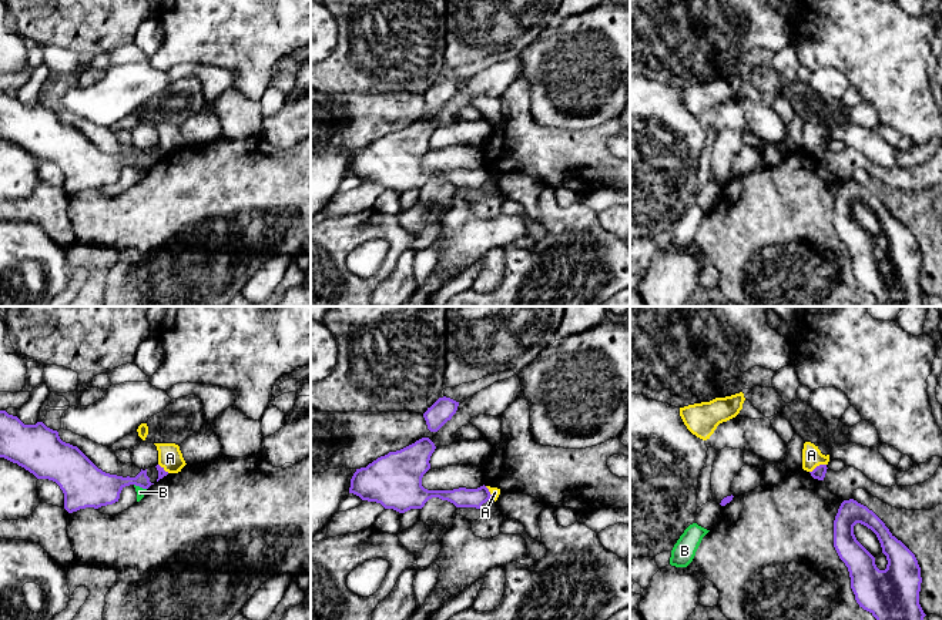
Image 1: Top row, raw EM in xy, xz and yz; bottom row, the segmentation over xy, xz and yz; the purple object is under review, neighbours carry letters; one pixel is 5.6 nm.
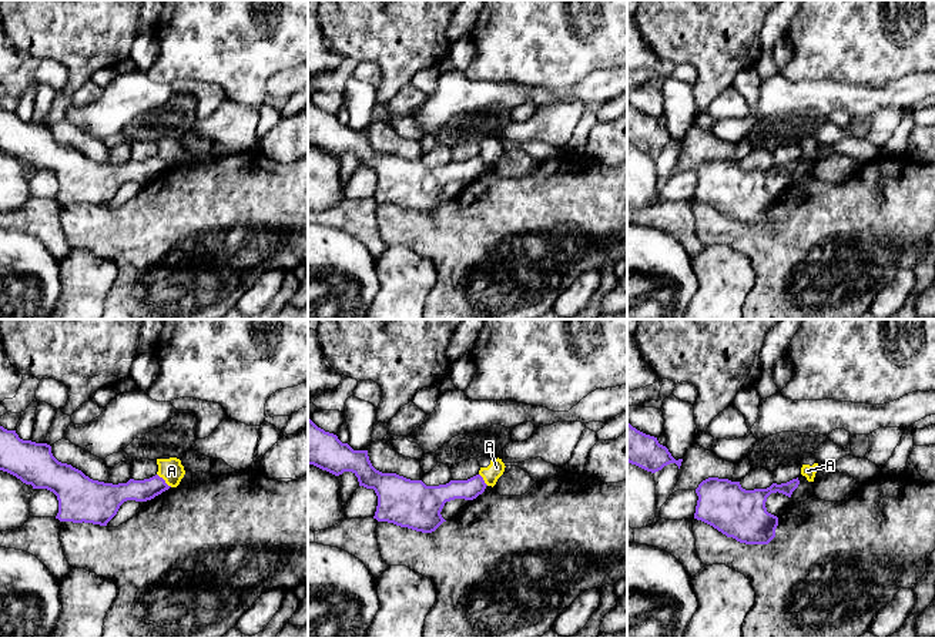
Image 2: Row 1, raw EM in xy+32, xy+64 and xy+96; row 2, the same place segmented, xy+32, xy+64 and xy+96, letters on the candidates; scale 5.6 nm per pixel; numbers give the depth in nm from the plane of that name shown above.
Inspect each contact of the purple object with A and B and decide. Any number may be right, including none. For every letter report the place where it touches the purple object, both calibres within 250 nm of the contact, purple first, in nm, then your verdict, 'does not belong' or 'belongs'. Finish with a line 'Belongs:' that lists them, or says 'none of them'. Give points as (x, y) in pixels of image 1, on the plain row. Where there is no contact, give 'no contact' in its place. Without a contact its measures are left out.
A: contact yz (817, 147); calibres 70 and 110 nm; does not belong
B: contact xy (140, 167); calibres 200 and 50 nm; does not belong
Belongs: none of them

